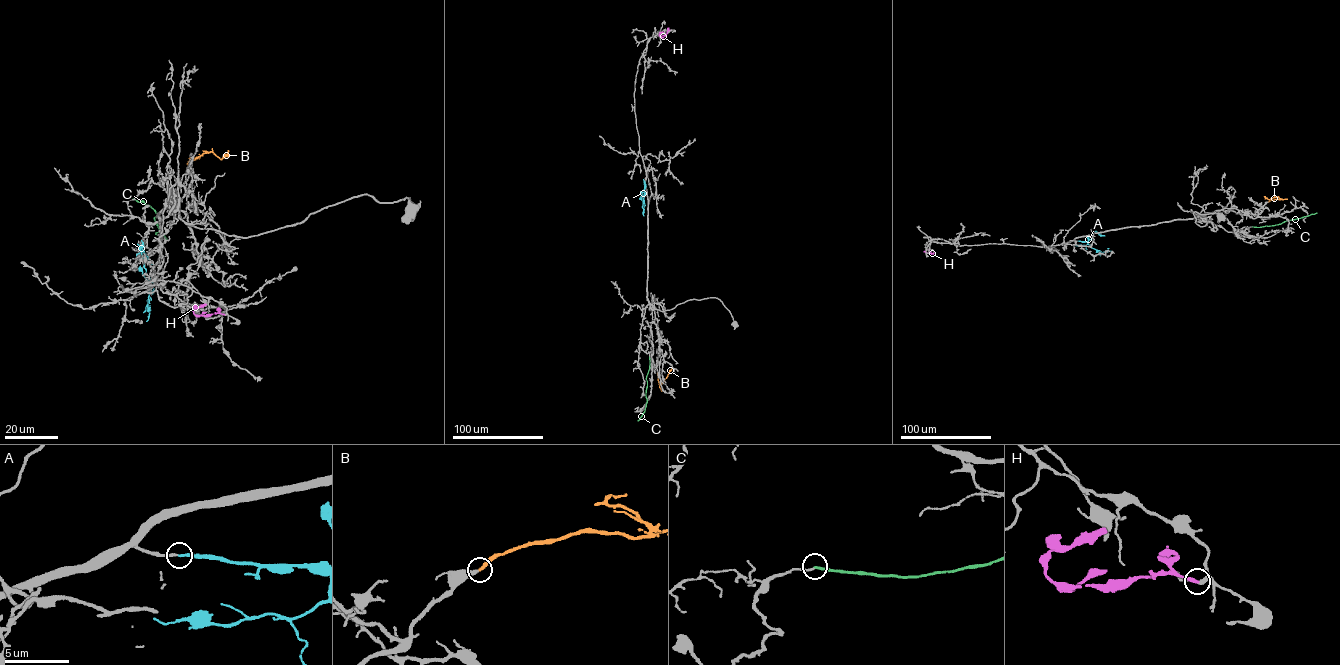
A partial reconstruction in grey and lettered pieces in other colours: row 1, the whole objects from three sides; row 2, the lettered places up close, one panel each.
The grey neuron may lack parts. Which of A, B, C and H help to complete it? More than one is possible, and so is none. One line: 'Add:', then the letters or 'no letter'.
Add: A, B

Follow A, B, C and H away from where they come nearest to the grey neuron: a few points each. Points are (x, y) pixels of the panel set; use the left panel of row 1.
A: (150, 278), (148, 281), (142, 274), (146, 271), (141, 247), (151, 262), (148, 264)
B: (187, 166), (190, 158), (212, 152), (221, 159), (228, 150)
C: (164, 237), (156, 233), (159, 230), (154, 218), (158, 214), (144, 202), (131, 198)
H: (224, 314), (193, 313), (206, 303)

